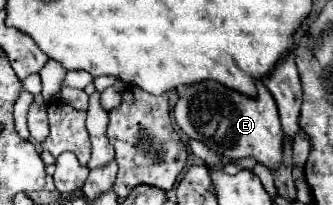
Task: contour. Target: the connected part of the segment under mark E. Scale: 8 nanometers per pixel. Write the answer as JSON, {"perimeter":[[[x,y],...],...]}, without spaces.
{"perimeter":[[[218,82],[188,86],[180,90],[180,100],[174,106],[174,118],[190,138],[200,140],[224,158],[254,158],[270,170],[278,170],[282,164],[284,132],[280,128],[276,102],[264,84],[258,86],[258,98],[244,98],[244,94],[236,94]]]}

